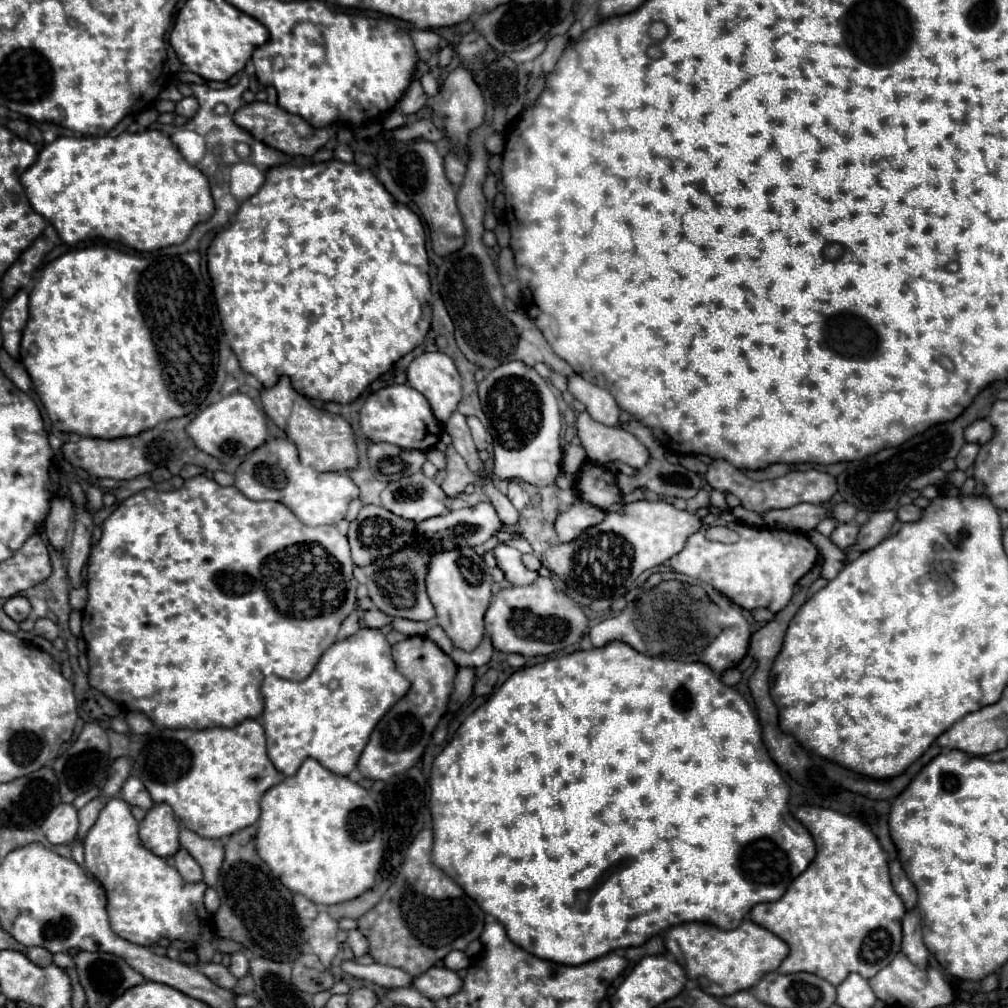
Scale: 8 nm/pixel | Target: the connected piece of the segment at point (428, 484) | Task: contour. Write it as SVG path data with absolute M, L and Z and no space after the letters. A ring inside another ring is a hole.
M419 471L399 481L391 481L381 493L381 505L399 517L419 523L447 513L445 497L439 483Z

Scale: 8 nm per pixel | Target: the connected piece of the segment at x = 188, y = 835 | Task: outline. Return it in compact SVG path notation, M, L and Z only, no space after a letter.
M181 829L179 833L181 847L187 847L187 851L193 855L193 859L203 869L203 881L213 887L219 877L219 869L223 863L223 843L221 839L205 839L199 837L195 831Z

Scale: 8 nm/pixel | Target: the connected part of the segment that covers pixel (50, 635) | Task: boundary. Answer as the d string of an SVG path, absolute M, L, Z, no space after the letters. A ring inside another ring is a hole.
M43 617L43 619L37 619L33 633L35 633L35 635L41 635L41 637L45 637L45 639L49 639L49 641L55 641L57 635L59 635L59 627L57 627L55 621L51 621L49 617Z

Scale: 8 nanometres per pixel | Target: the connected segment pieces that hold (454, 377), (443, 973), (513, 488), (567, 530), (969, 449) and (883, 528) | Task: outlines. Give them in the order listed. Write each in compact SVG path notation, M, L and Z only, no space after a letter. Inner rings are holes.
M439 351L419 355L407 367L407 383L425 395L433 415L445 429L447 419L461 401L461 377L451 357Z
M431 967L429 971L425 971L421 977L417 977L413 981L413 985L429 999L433 1001L439 1001L443 997L451 997L455 995L463 981L459 979L459 975L451 969L445 969L445 967Z
M509 481L509 491L507 491L507 497L509 497L509 501L511 501L517 509L527 507L527 505L529 505L529 501L531 501L529 493L527 493L527 491L521 487L521 483L517 483L517 481Z
M575 501L571 507L563 509L555 521L555 529L559 535L559 541L569 543L575 537L579 537L585 529L601 523L605 513L601 509L595 509L591 505L585 505L583 501Z
M965 443L963 449L957 453L955 457L955 463L957 463L957 469L959 471L965 471L967 467L973 465L975 457L977 457L977 451L979 451L979 445L973 445L973 443Z
M875 511L869 521L859 527L859 535L855 541L857 551L869 551L873 549L881 539L885 539L891 533L891 525L897 521L895 511Z

